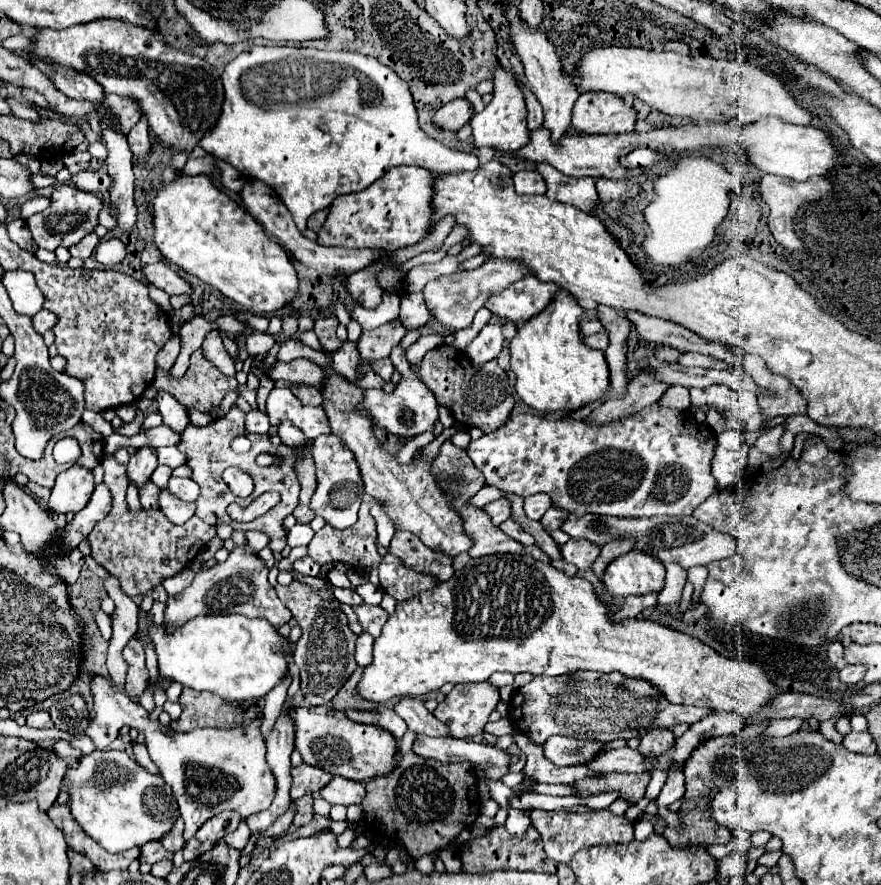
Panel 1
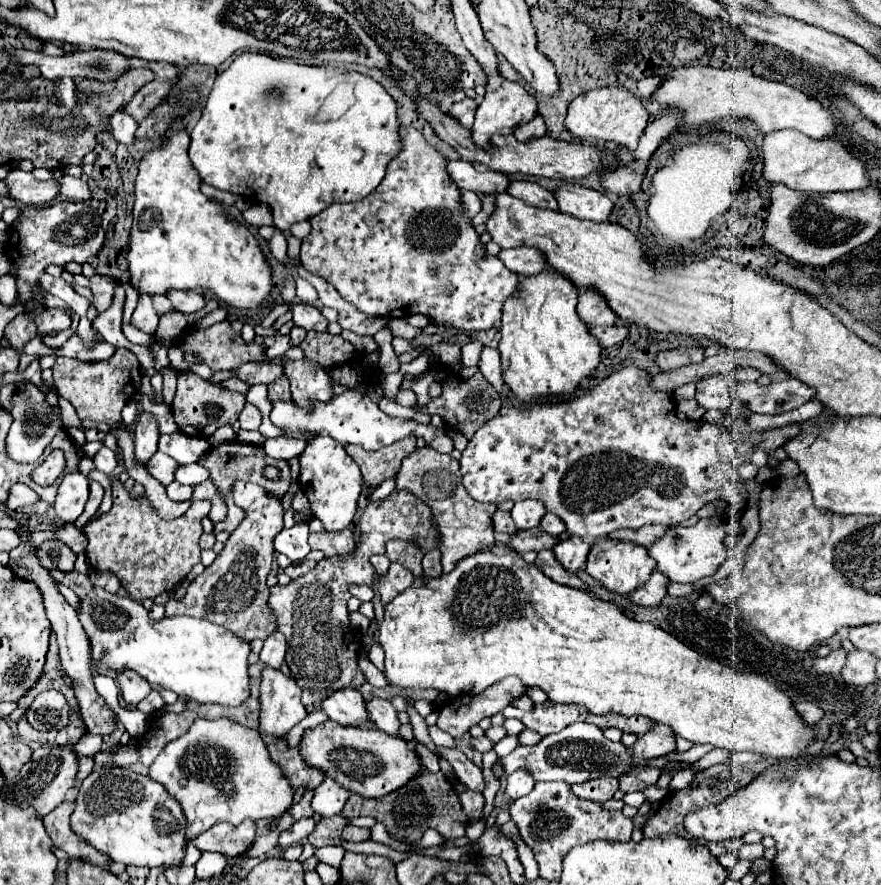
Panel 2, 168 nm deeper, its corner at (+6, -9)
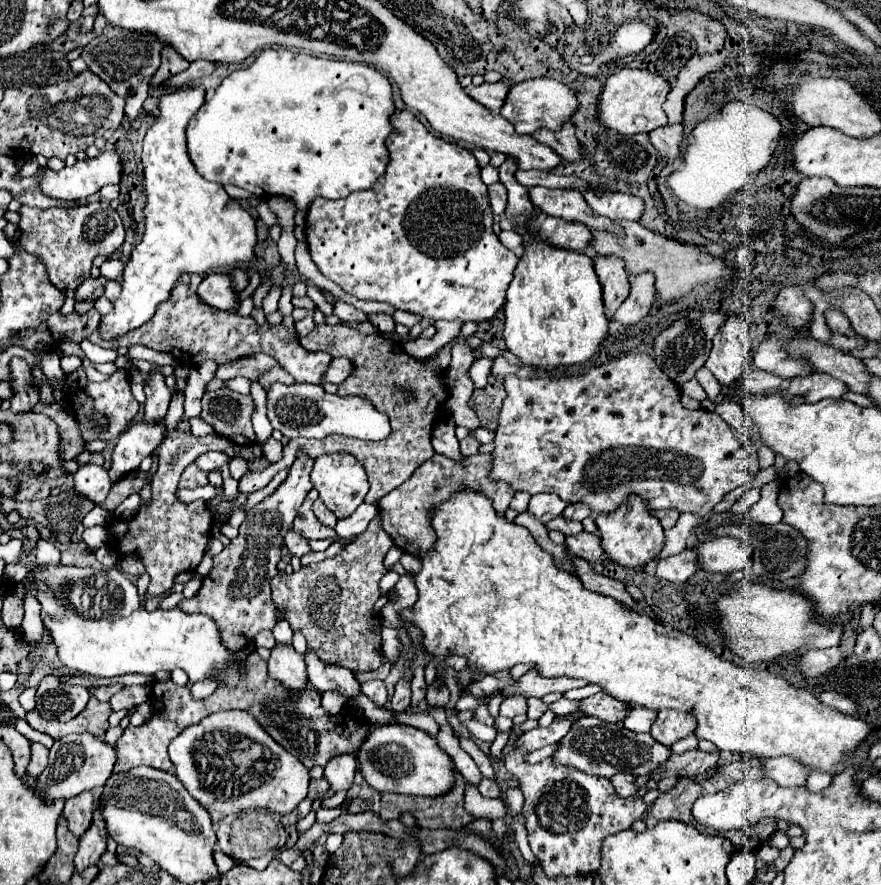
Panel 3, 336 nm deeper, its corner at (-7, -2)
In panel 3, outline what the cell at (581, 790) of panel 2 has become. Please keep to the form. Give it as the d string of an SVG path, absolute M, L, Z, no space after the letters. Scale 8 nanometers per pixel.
M616 774L612 776L612 784L616 788L616 792L622 796L622 798L630 798L636 794L636 778L632 774Z

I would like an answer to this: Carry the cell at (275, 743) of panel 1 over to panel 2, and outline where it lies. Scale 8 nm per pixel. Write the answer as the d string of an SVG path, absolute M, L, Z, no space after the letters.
M265 667L261 679L261 715L259 735L271 735L283 739L303 717L305 707L301 703L301 691L297 683L285 677L281 671Z

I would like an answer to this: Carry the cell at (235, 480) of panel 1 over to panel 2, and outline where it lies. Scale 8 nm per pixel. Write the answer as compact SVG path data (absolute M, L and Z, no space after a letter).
M235 481L231 487L235 505L247 511L243 523L231 533L223 551L217 555L215 563L209 565L189 587L183 599L169 599L165 603L165 617L189 615L203 617L215 625L223 625L241 639L267 639L277 631L277 617L267 603L269 587L267 575L273 561L273 539L283 529L283 507L281 501L267 495L263 487L255 483Z

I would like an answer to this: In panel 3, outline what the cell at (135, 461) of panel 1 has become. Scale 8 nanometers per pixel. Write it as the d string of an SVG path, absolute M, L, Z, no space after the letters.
M156 368L150 372L150 376L144 382L144 394L146 394L144 402L146 420L162 420L162 416L166 416L168 412L172 390L166 386L164 376Z

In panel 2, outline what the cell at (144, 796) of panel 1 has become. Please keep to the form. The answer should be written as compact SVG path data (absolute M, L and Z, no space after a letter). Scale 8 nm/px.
M125 767L93 769L79 787L71 829L91 847L125 865L177 867L185 853L185 819L179 803L147 775Z

